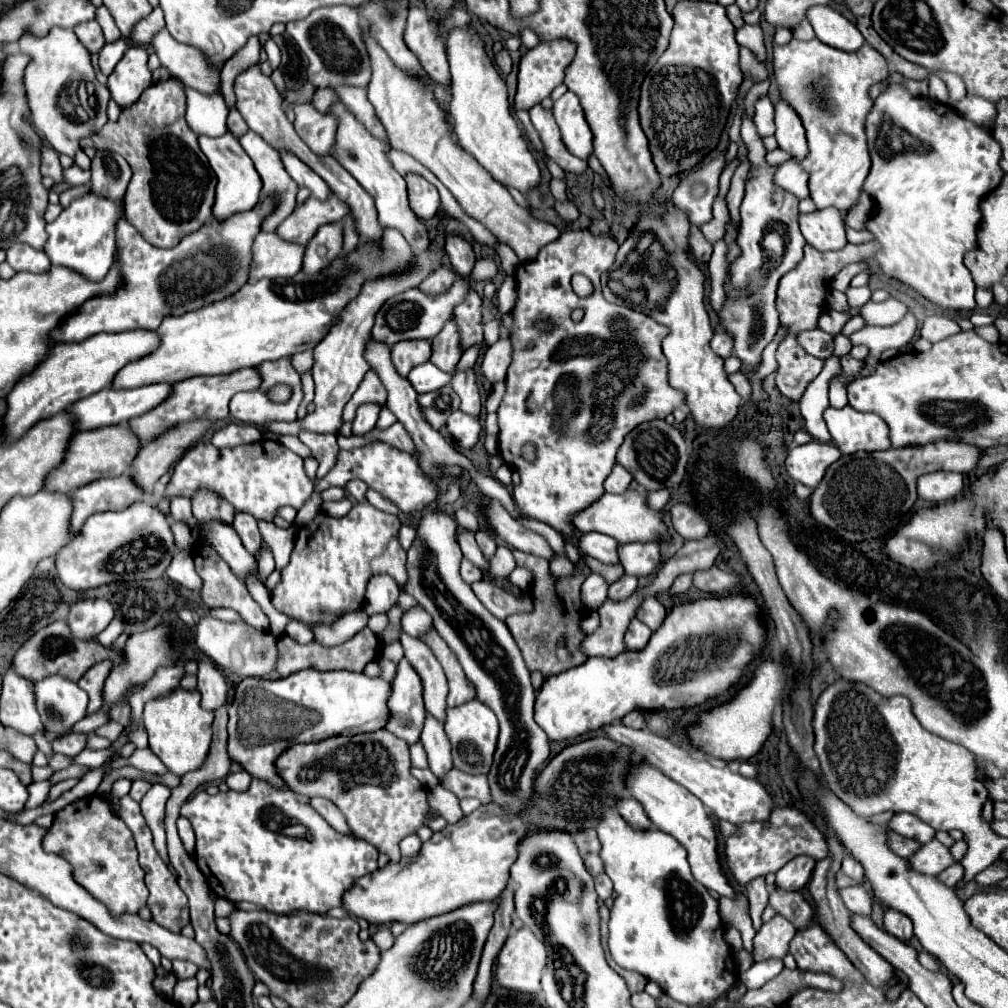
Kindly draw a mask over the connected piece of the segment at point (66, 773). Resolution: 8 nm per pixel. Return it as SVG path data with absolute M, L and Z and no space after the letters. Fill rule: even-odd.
M72 765L72 766L69 766L68 768L65 768L61 771L54 773L50 777L49 781L52 785L54 785L54 784L56 784L62 780L66 780L68 778L83 777L87 770L91 771L92 767L81 766L81 765Z

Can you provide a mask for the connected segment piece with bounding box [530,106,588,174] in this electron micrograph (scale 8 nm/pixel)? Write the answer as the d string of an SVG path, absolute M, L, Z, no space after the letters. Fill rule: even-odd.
M534 106L530 108L530 118L532 118L532 124L534 128L538 130L540 134L540 140L544 144L544 150L546 154L564 170L564 172L570 172L570 174L584 174L588 164L582 162L580 158L572 156L566 146L562 144L562 138L560 138L560 132L558 132L558 124L552 116L552 110L544 110L542 106Z

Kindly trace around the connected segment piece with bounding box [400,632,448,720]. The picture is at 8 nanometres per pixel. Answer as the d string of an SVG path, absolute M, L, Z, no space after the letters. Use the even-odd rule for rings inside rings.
M406 632L400 634L400 644L404 648L404 658L414 666L424 686L424 706L438 720L444 720L446 714L446 694L448 684L442 666L438 664L432 650L418 638L410 638Z

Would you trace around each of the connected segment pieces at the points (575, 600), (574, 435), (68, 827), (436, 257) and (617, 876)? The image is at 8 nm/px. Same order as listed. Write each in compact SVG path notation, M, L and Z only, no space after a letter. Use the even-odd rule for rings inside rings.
M514 550L516 564L526 566L534 572L532 580L532 598L534 598L534 610L530 614L512 614L506 618L506 626L510 628L524 660L530 670L540 670L546 678L552 674L560 674L564 670L570 670L578 664L582 664L586 658L580 654L578 646L584 638L584 634L578 628L580 618L584 616L582 604L580 604L580 584L584 582L584 574L576 572L576 576L570 578L556 578L548 570L548 562L538 556L522 554L520 550Z
M578 228L578 230L568 230L568 232L562 232L562 236L552 242L550 246L542 248L538 258L534 262L522 262L518 268L516 268L516 284L518 284L518 302L512 310L512 318L514 318L514 324L512 324L512 336L510 336L510 342L512 342L512 364L508 368L508 374L506 374L506 394L502 398L502 404L498 408L498 426L500 426L500 434L498 434L498 444L500 444L500 454L504 458L504 462L518 470L522 482L520 486L514 488L512 492L512 498L516 502L516 506L520 508L520 514L528 516L528 518L534 518L538 522L544 522L548 526L552 526L556 532L560 532L564 538L572 538L574 536L574 514L578 514L578 510L586 510L586 506L590 506L590 502L598 500L602 494L604 494L604 480L606 476L610 474L612 466L616 464L616 450L618 446L622 444L624 436L638 424L646 422L646 420L654 420L654 418L666 418L668 414L672 414L674 408L682 406L684 404L684 394L674 390L670 384L668 384L668 374L666 374L666 356L662 352L662 338L666 336L666 326L658 324L656 320L648 318L646 314L642 312L636 312L636 310L630 310L630 308L624 308L624 306L618 306L618 304L610 304L602 292L600 292L600 274L604 270L608 270L612 264L614 264L614 256L616 256L616 250L618 250L618 242L614 236L594 236L588 228ZM574 274L584 274L590 278L590 282L594 284L594 292L586 298L580 298L574 290L572 290L572 276ZM574 308L582 308L586 314L584 314L584 320L580 322L574 322L570 318L572 310ZM540 322L550 322L552 328L550 330L540 330L536 324ZM534 342L534 348L528 348L528 344ZM548 396L554 396L554 400L558 400L558 406L550 408L546 406L546 400ZM522 444L534 444L536 448L536 460L534 462L528 462L524 456L522 456Z
M84 796L54 814L50 834L42 840L46 852L66 858L74 866L74 880L98 898L114 916L138 914L146 906L148 888L138 864L138 850L128 826L112 812L108 798Z
M444 248L426 250L426 252L418 254L418 258L414 258L414 266L410 266L410 270L406 270L406 274L402 274L402 278L378 278L378 282L368 282L368 286L358 292L358 298L354 298L354 302L350 302L350 306L346 306L346 310L342 310L342 318L330 328L330 334L326 334L326 338L322 338L322 342L318 342L318 346L314 348L312 376L316 382L316 410L312 414L306 414L302 420L296 420L290 424L272 422L264 428L270 432L276 432L276 434L292 434L292 436L298 436L302 430L336 434L342 426L344 404L350 400L350 396L356 392L358 384L362 382L364 374L370 370L368 362L364 360L364 348L370 338L370 330L372 330L376 312L388 298L392 298L408 288L416 288L442 262L444 254L446 254Z
M614 808L602 810L602 818L596 826L598 840L602 844L600 858L604 870L614 882L616 900L610 908L610 938L608 948L612 958L626 970L640 972L652 982L658 982L664 994L684 1004L698 1004L722 996L736 980L736 964L730 948L724 942L724 928L718 916L718 900L692 876L686 848L670 834L660 830L634 830Z

